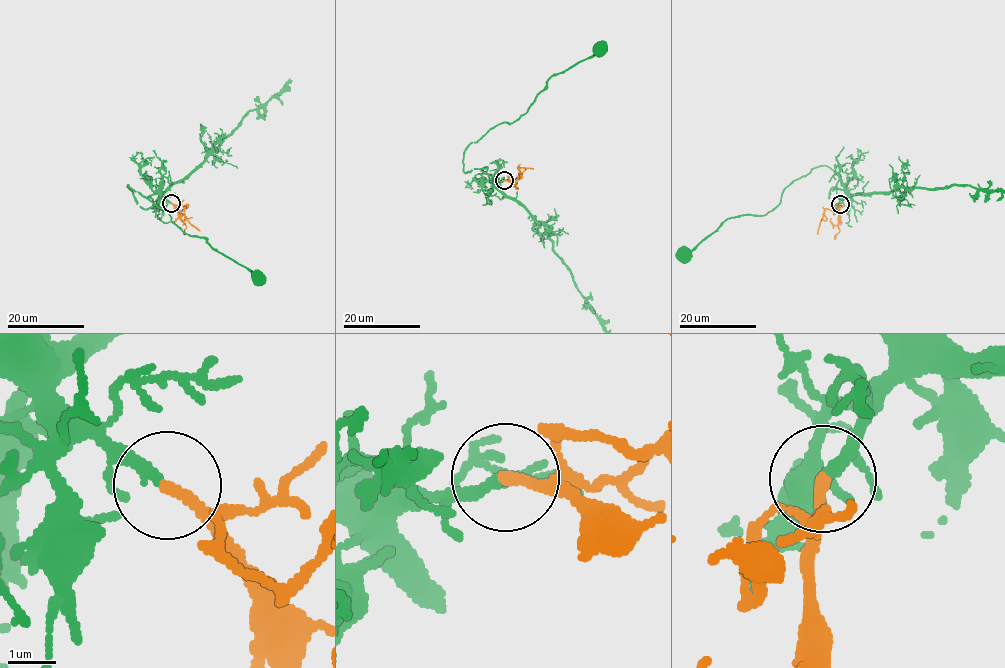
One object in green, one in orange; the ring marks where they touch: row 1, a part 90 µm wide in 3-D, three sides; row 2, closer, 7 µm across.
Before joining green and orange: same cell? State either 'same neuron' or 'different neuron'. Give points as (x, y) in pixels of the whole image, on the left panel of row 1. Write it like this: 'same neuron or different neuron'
same neuron

